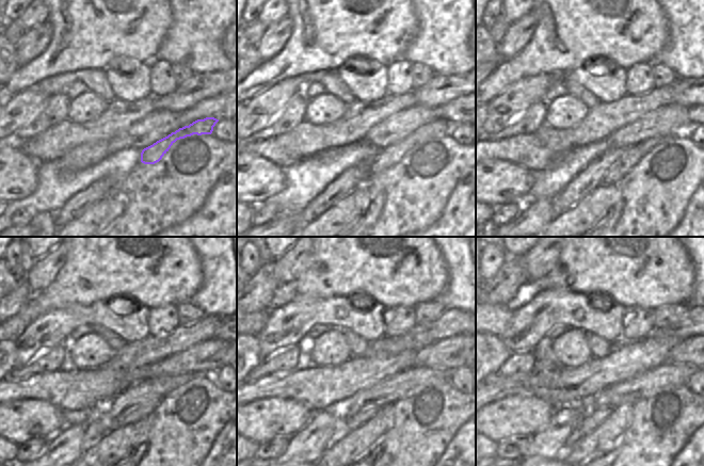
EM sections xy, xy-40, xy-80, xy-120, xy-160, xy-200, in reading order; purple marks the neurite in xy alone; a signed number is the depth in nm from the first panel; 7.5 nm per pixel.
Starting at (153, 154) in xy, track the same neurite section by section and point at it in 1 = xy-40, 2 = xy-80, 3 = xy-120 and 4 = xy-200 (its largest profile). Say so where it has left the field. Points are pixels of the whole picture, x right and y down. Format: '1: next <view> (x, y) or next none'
1: next xy-40 (388, 157)
2: next xy-80 (632, 156)
3: next xy-120 (136, 413)
4: next xy-200 (592, 420)

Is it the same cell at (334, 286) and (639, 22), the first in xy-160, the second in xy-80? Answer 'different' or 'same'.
same

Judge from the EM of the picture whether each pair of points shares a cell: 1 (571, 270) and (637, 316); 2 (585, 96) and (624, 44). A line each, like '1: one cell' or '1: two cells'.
1: two cells
2: two cells

